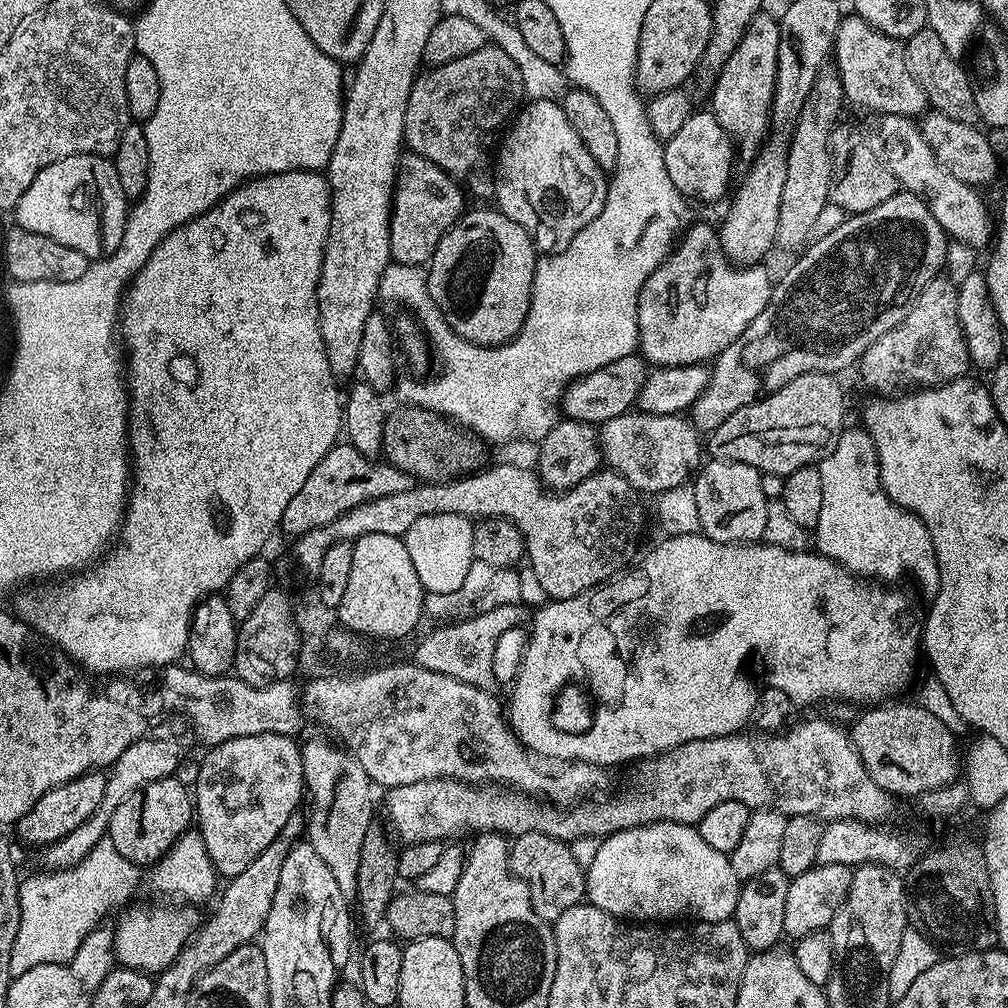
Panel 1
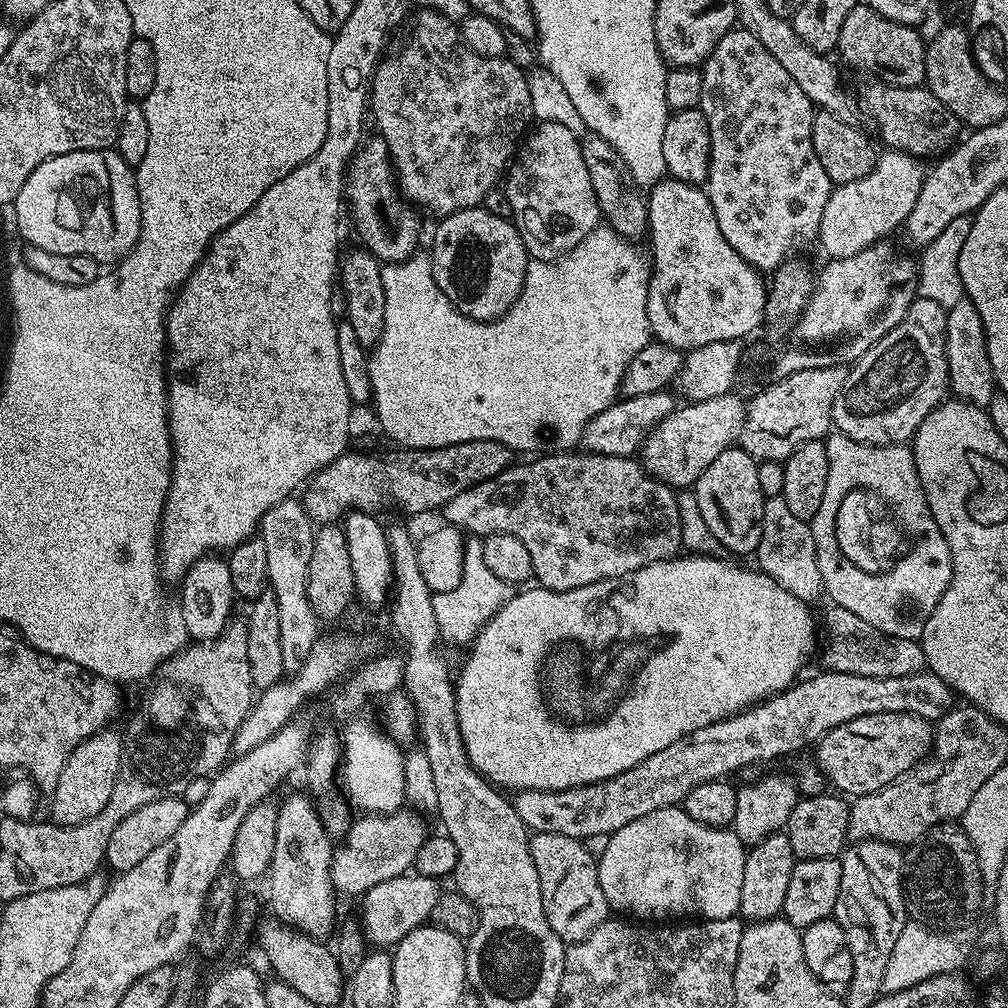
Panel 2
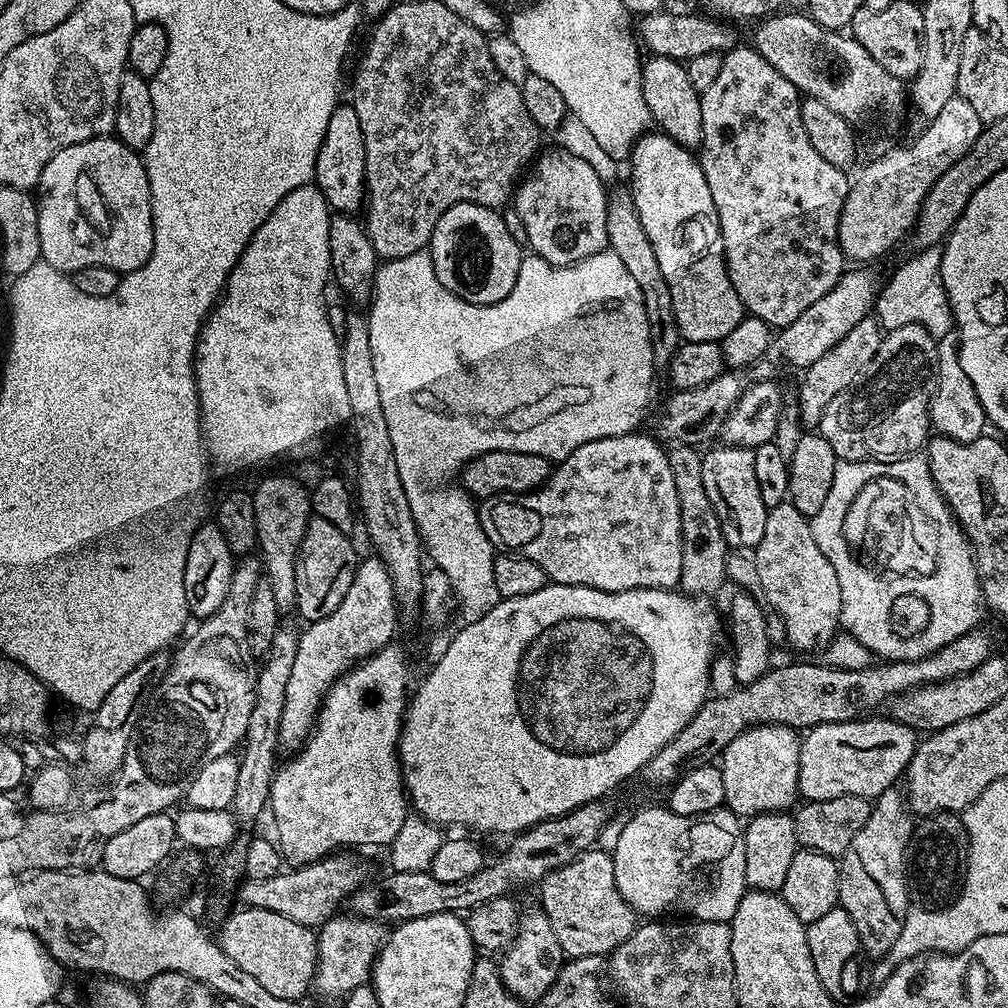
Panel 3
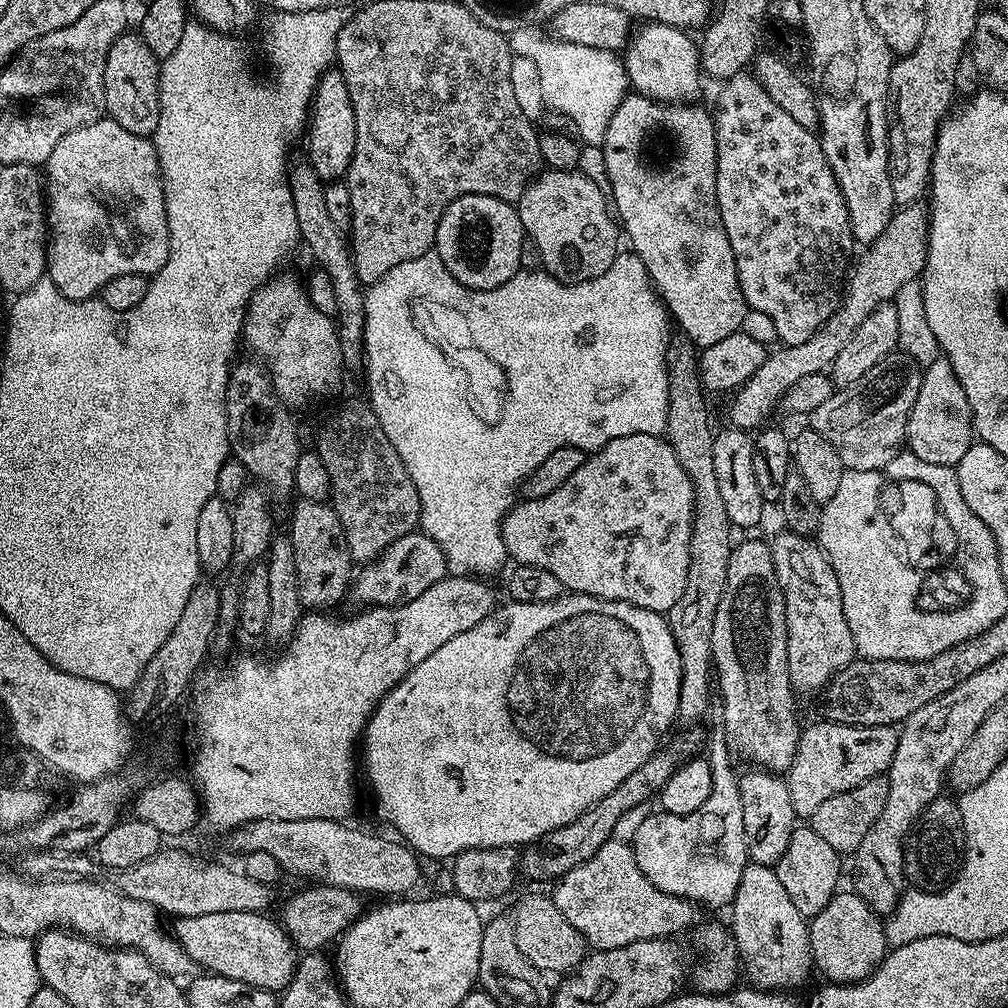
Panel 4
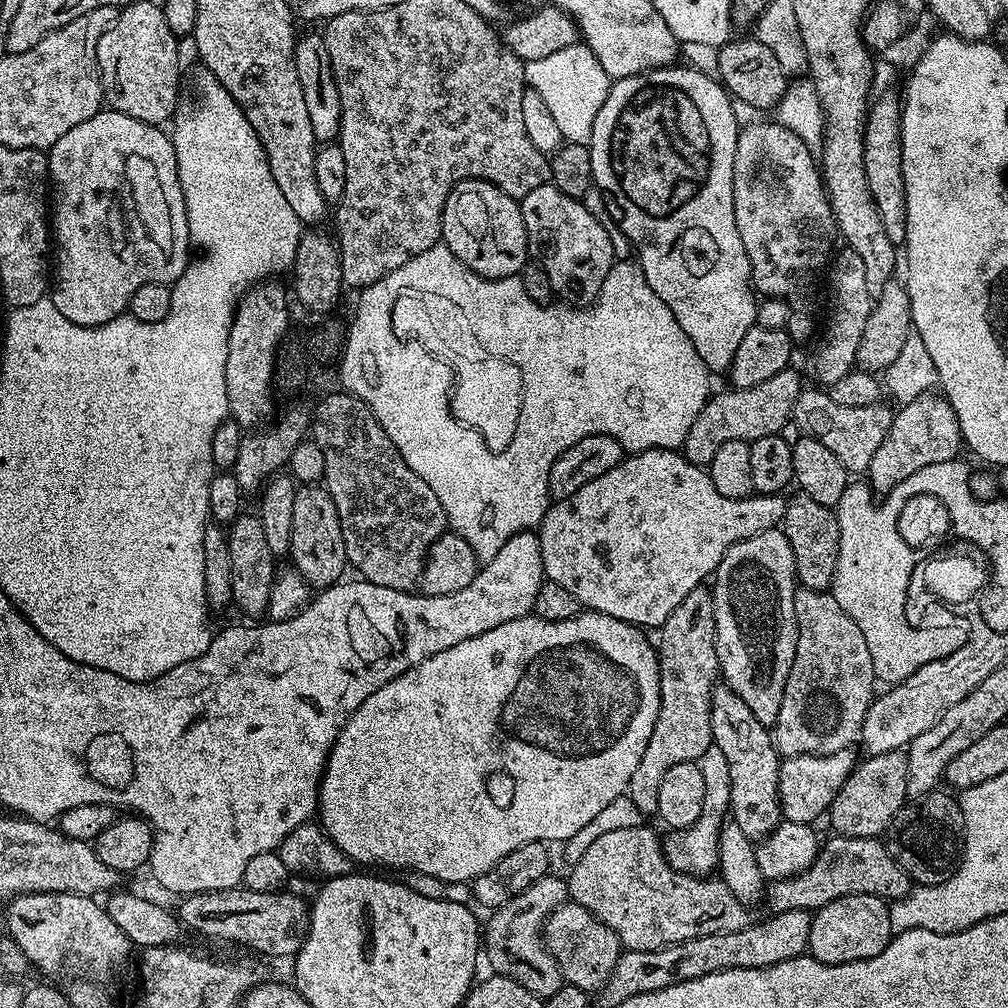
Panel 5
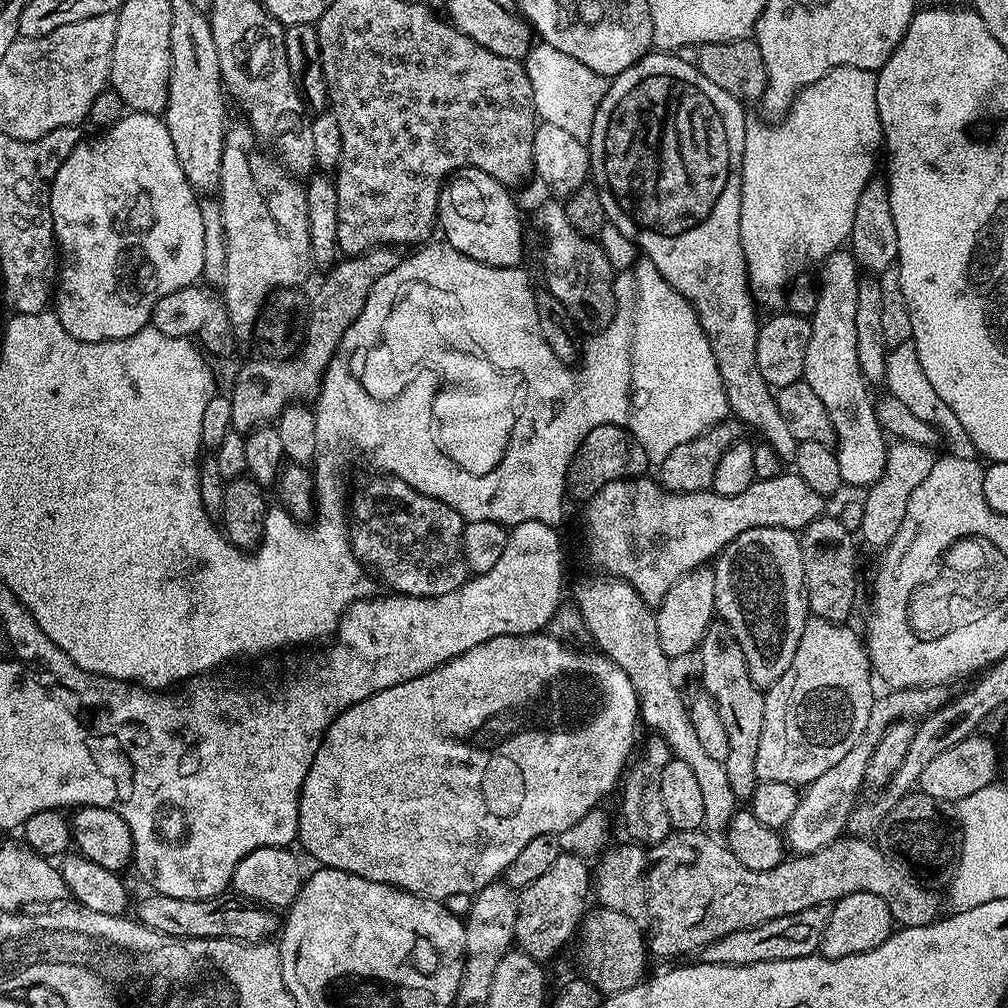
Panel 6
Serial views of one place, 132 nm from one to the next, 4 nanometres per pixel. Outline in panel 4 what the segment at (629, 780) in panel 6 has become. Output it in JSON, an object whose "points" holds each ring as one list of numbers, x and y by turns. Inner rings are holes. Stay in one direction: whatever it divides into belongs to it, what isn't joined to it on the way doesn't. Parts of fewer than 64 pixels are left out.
{"points":[[676,334,668,342,668,409,666,410,666,426,664,436,674,450,674,454,682,470,692,483,694,490,694,506,692,507,692,533,690,534,690,570,686,574,686,590,682,590,682,598,674,602,668,613,668,629,674,634,674,642,678,646,682,678,680,679,680,697,676,711,679,723,692,724,700,720,708,712,708,703,714,700,714,665,712,663,712,631,714,630,714,614,718,610,718,602,722,598,722,590,726,590,726,566,730,562,730,554,734,547,734,529,726,514,726,505,722,503,722,494,718,494,718,478,714,475,714,428,708,425,708,408,704,405,706,393,700,383,698,371,698,349,691,344,687,336]]}

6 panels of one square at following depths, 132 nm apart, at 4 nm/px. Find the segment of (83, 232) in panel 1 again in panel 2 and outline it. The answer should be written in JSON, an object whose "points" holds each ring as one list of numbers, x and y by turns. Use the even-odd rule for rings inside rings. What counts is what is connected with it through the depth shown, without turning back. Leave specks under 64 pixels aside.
{"points":[[112,148,71,152,42,162,42,166,38,166,34,174,26,178,22,190,18,190,14,213,17,230,25,245,50,250,50,254,86,254,86,258,101,262,123,260,138,242,142,226,133,165,127,164]]}

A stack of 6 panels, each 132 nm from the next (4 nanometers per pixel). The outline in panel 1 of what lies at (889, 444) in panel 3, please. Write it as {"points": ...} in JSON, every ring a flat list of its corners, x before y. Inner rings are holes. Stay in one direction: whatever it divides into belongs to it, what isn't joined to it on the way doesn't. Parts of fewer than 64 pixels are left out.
{"points":[[947,275,931,280,918,294,912,309,882,338,878,338,858,361,860,376,876,394,904,394,925,386,939,386,969,375,970,361,962,322,958,318,958,287]]}

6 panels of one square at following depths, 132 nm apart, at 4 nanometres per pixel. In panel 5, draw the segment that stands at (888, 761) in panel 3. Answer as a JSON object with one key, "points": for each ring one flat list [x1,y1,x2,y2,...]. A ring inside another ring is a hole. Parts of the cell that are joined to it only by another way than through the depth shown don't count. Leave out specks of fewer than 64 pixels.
{"points":[[851,747,831,752,825,756,802,754,781,759,778,774,778,798,780,799,780,815,790,822,802,822,815,825,816,819,823,817,832,805,832,799,852,773,858,763,858,756,852,753]]}

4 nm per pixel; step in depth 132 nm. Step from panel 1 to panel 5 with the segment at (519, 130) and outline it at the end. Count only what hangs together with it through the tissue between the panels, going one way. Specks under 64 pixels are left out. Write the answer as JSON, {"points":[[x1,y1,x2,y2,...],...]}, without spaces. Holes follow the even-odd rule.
{"points":[[552,182,538,186,538,190,530,190,530,194,522,197,518,203,522,210,522,222,526,226,531,259,544,268,547,277,550,278,553,293,557,297,560,296,559,299,569,306,587,306,593,303,600,295,602,282,606,282,616,260,614,247,606,230,594,215,586,210,580,198,562,194,562,190,558,190]]}

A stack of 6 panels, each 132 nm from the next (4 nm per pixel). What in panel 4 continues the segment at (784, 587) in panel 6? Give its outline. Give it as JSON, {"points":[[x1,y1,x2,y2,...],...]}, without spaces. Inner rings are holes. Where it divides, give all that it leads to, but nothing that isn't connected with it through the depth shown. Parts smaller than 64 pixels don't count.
{"points":[[744,540,735,545,733,547,732,553,730,554,730,562,726,566,726,590,722,590,722,598,718,602,718,610,714,614,714,630,712,631,712,663,714,665,714,680,718,685,718,696,724,699,724,721,722,721,722,727,726,733,726,739,731,745,733,749,737,753,741,752,742,755,745,756,746,759,749,760,749,765,755,766,757,769,763,770,765,772,775,772,777,774,787,773,788,767,794,762,794,754,798,750,798,742,800,741,800,733,802,731,802,723,800,724,800,720,796,717,796,704,792,701,792,696,794,697,794,689,792,687,792,683,790,682,790,670,788,669,788,655,786,654,786,638,788,635,786,634,786,606,784,605,784,599,782,598,782,590,778,586,778,578,776,577,776,571,774,570,774,562,772,561,772,550,771,547,767,543,763,544,760,540]]}

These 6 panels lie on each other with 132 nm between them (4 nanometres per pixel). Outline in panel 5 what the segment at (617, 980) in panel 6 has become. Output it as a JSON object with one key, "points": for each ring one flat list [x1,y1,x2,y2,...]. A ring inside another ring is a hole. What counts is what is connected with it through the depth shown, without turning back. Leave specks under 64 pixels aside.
{"points":[[565,902,548,915,544,922,544,945,550,950,566,984,578,986,589,994,599,993,618,962,622,945,620,939,598,918,582,906]]}

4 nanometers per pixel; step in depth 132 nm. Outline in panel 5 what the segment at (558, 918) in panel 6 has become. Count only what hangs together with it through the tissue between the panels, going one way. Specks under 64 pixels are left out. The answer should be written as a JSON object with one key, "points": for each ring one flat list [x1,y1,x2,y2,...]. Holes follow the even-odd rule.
{"points":[[549,874,538,878,534,886,526,886,522,894,510,898,510,902,495,909,492,916,482,928,482,952,488,955,488,964,497,976,505,976,518,986,524,986,530,990,530,994,546,998,554,994,564,982,564,976,558,970,558,962,550,954,548,947,544,945,544,922,553,910,560,907,569,899,567,879,560,880,555,874]]}

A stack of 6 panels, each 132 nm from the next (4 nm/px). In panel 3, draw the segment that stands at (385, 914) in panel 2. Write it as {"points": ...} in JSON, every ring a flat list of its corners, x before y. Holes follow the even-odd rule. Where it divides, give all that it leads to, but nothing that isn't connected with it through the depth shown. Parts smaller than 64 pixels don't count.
{"points":[[351,914,330,917,325,924,320,925,316,938,318,962,314,981,315,995,343,998,358,986,369,983,372,964,385,939,386,928,383,923]]}

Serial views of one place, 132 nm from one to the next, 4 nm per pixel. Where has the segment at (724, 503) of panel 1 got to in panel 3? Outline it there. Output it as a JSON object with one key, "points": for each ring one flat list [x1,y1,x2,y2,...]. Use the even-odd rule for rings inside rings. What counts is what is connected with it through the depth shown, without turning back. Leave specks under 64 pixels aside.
{"points":[[721,443,719,447,709,447,709,452,705,451,700,458,706,498,710,498,710,506,714,506,714,514,718,516,729,549,755,550,766,530,769,508,762,502,762,494,758,491,758,478,754,475,754,451,726,443]]}

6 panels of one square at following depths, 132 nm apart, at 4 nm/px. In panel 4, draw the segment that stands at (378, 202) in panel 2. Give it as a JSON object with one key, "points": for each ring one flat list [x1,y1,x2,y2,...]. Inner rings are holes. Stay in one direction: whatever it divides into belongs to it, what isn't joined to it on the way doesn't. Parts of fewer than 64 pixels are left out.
{"points":[[333,66,322,74,318,82,316,92,312,96,310,109,310,123,306,128,306,140,308,136,307,163,311,164,317,175,325,182,331,182,347,177,348,167,354,158,354,138,356,127,354,126,354,106,350,102,350,90,346,90,346,78,342,78,339,67]]}

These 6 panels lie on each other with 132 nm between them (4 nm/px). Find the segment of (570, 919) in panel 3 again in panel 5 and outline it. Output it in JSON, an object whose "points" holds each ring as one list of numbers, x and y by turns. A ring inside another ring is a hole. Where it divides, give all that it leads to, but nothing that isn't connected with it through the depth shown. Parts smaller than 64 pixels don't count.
{"points":[[641,826,638,828,631,828,630,830,610,830,610,834,602,834,598,838,594,838,594,842,583,845,581,852,584,853,577,858,576,865,572,868,572,873,567,873,566,876,571,903,582,906,588,910,594,918,598,918,606,926,610,926,610,930,614,930,614,934,620,939,621,945,630,952,637,952,638,950,658,950,659,948,664,948,668,944,686,942,690,938,698,938,706,934,733,932,734,930,742,930,743,928,749,927,749,909,738,898,734,898,734,894,724,885,723,880,719,878,691,876,690,874,679,872,671,868,668,864,668,859,664,856,664,845,661,837,659,835,656,837,655,830,648,827,649,826]]}

